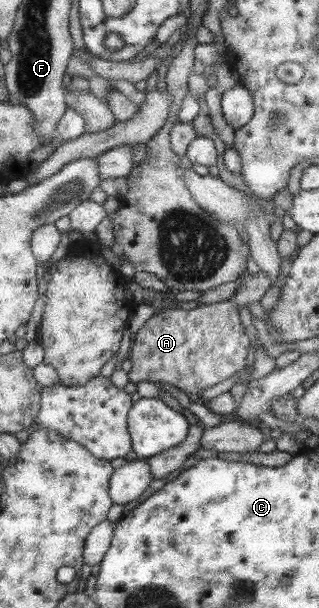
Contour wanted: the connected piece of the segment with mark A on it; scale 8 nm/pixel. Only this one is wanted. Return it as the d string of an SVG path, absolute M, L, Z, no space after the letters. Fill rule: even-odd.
M229 300L204 304L189 310L166 308L152 315L144 322L144 326L132 331L132 343L128 355L132 366L127 372L127 379L132 384L137 382L171 384L186 395L197 395L205 388L210 388L241 370L242 366L245 366L244 358L248 346L250 338L244 334L238 322L238 310Z

